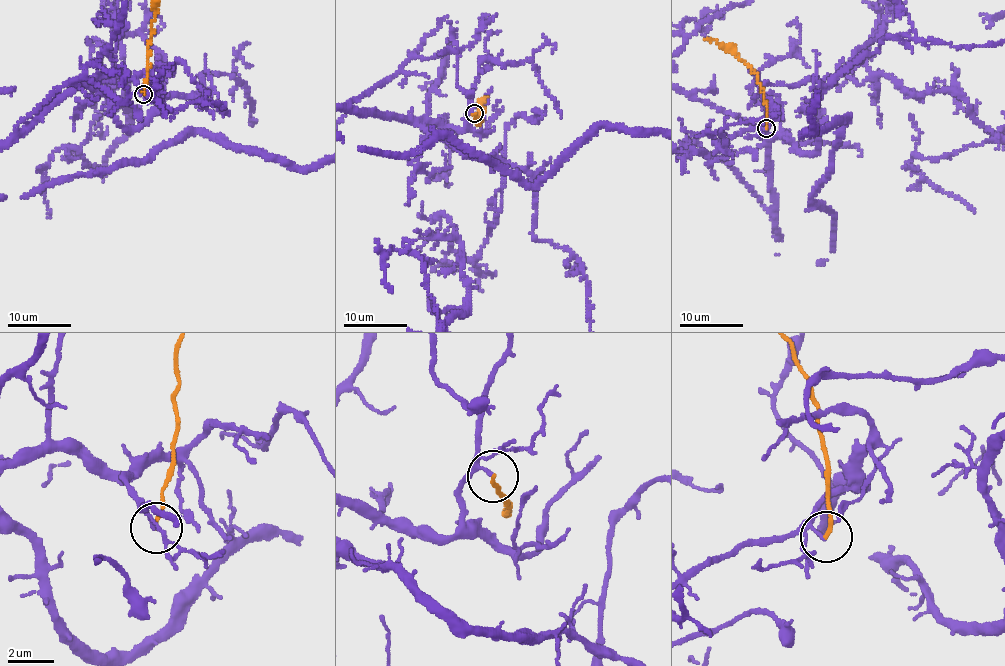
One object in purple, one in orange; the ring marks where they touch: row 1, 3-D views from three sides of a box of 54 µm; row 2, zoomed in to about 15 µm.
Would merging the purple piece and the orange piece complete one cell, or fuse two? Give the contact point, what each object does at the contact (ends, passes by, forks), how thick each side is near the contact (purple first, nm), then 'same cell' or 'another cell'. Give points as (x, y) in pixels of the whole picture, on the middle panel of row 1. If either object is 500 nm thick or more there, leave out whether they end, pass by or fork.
(474, 113) | purple ends | orange ends | 140/160 nm | another cell

